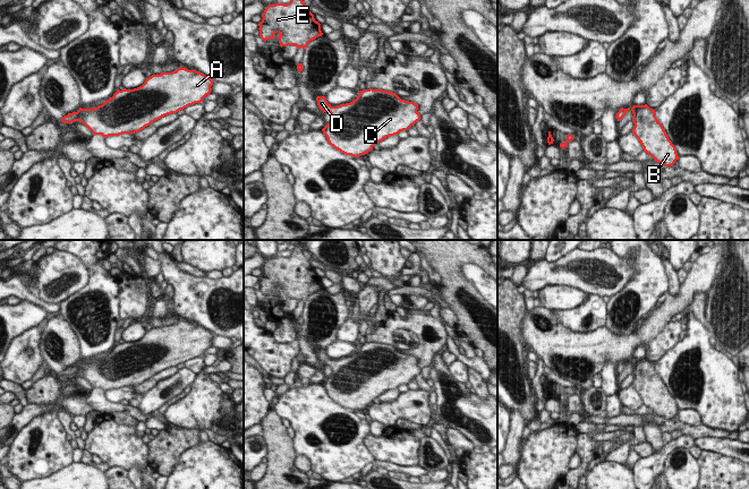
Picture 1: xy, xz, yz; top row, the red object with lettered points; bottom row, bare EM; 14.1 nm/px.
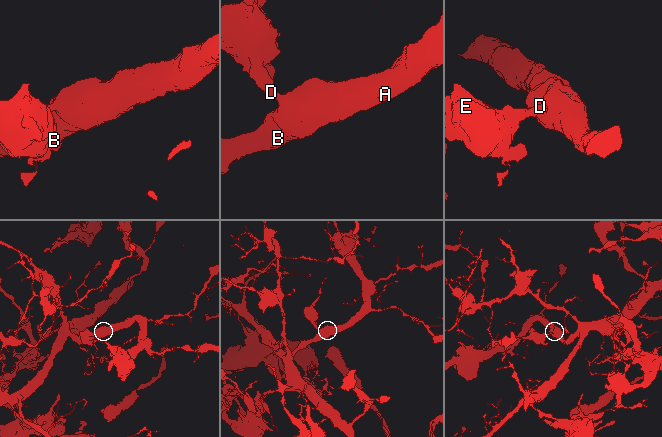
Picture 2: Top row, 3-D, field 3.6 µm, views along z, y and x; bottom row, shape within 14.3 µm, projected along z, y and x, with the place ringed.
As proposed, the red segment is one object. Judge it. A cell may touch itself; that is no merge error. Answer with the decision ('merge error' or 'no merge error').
no merge error

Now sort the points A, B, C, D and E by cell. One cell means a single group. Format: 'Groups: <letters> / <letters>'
Groups: A B C D E.

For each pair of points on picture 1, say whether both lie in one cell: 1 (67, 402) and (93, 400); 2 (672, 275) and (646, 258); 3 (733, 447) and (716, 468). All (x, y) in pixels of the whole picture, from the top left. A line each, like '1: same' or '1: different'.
1: different
2: different
3: different

